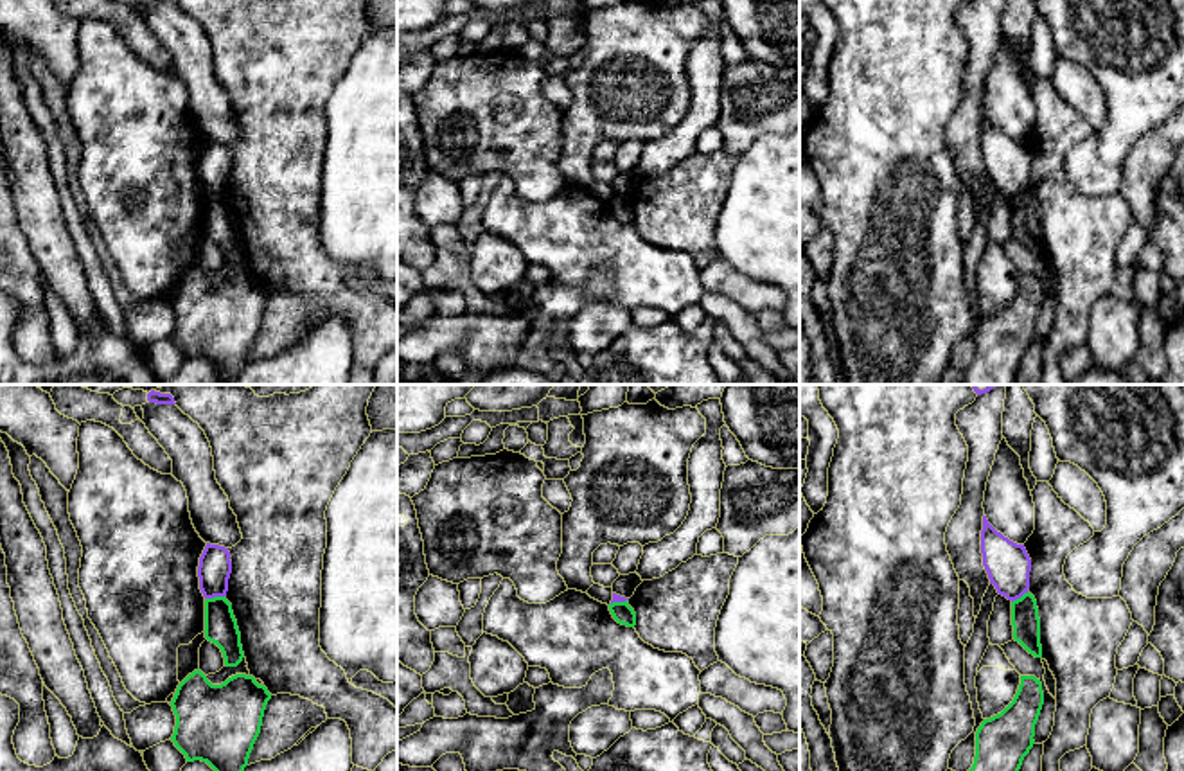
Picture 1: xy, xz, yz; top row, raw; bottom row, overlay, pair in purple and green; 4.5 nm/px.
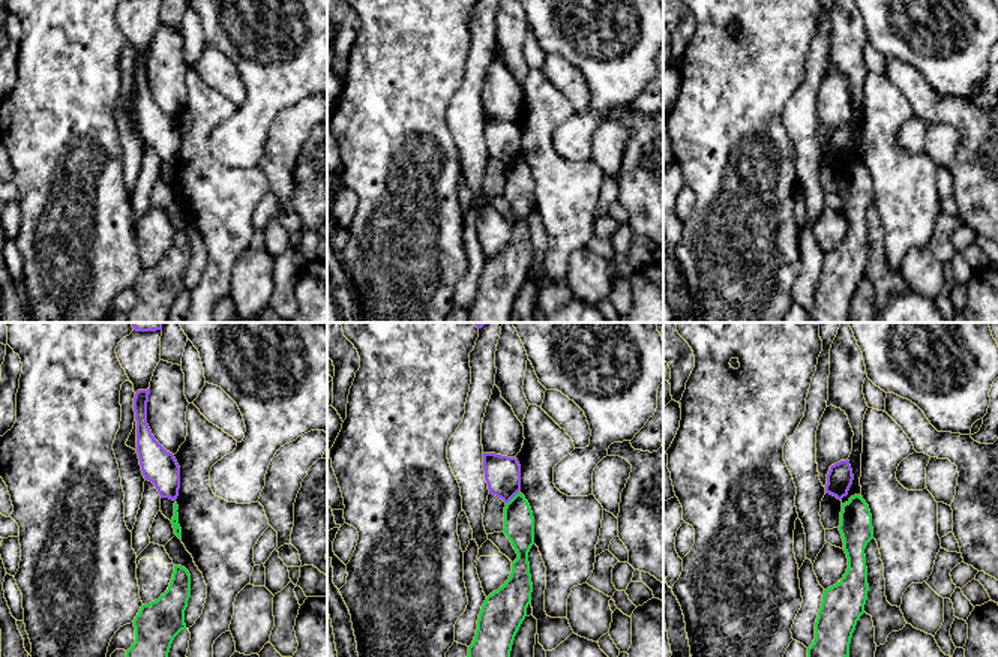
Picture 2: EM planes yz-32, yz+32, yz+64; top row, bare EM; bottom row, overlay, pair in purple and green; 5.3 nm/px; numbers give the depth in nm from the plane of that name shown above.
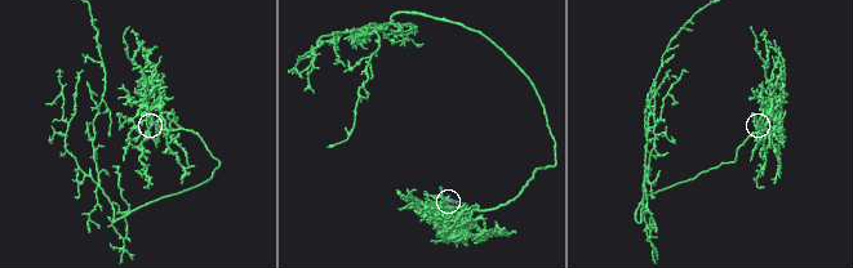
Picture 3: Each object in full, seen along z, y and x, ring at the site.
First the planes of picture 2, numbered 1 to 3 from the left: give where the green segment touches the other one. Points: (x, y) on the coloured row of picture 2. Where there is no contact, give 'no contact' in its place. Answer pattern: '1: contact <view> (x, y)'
1: no contact
2: contact yz+32 (512, 497)
3: no contact

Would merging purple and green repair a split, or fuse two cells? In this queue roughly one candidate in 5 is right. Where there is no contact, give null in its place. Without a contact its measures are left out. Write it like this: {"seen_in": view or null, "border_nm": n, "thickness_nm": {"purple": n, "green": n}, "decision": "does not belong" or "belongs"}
{"seen_in": "xy", "border_nm": 90, "thickness_nm": {"purple": 150, "green": 140}, "decision": "does not belong"}

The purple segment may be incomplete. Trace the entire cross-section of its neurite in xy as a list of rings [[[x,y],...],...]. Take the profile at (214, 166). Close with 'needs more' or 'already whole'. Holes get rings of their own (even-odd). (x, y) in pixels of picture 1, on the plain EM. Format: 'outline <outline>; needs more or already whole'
outline [[[207,140],[198,164],[203,194],[226,194],[230,171],[232,158],[228,146]]]; already whole

